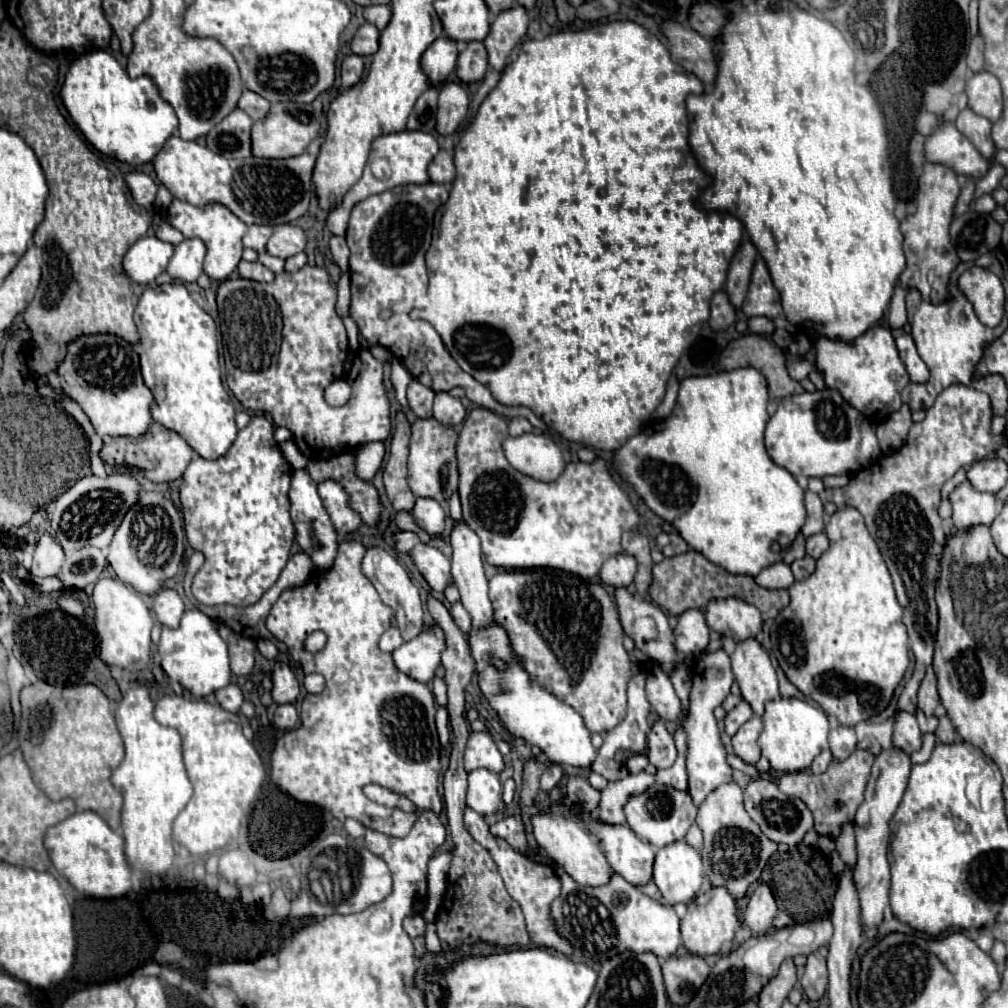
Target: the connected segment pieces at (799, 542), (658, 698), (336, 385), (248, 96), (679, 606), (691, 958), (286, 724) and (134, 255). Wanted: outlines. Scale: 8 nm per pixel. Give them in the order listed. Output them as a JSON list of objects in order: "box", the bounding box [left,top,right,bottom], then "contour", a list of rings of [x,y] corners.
[{"box":[784,535,806,563],"contour":[[[798,535],[796,541],[792,543],[792,547],[788,549],[788,553],[786,553],[786,557],[784,557],[784,563],[792,563],[792,561],[804,557],[804,555],[806,555],[806,549],[804,549],[804,537]]]},{"box":[646,667,682,721],"contour":[[[652,667],[646,679],[646,695],[654,711],[664,719],[664,721],[680,721],[682,719],[682,709],[680,709],[680,699],[674,693],[674,687],[668,679],[668,675],[660,667]]]},{"box":[326,379,350,407],"contour":[[[342,379],[334,381],[334,383],[326,389],[326,403],[328,403],[328,405],[338,407],[338,405],[344,405],[348,399],[350,399],[350,385],[348,385],[346,381],[342,381]]]},{"box":[238,89,270,121],"contour":[[[244,89],[242,97],[240,97],[240,101],[238,101],[238,107],[240,107],[242,111],[246,111],[254,121],[266,117],[266,113],[270,111],[270,103],[268,103],[264,97],[260,97],[258,93],[248,91],[248,89]]]},{"box":[648,551,790,615],"contour":[[[686,551],[684,555],[670,557],[670,559],[664,559],[662,563],[658,563],[658,565],[654,565],[654,569],[652,569],[652,583],[650,583],[648,595],[658,607],[662,607],[670,615],[682,615],[690,607],[704,609],[708,605],[708,601],[720,599],[720,597],[742,599],[742,601],[752,603],[754,607],[758,607],[762,613],[780,611],[790,601],[786,589],[774,589],[774,591],[762,589],[762,587],[758,587],[754,583],[752,577],[748,577],[748,575],[730,575],[722,567],[710,563],[698,551]]]},{"box":[662,955,710,1005],"contour":[[[682,955],[666,959],[662,963],[662,973],[670,1001],[676,1005],[684,1005],[694,997],[698,987],[706,981],[710,967],[698,955]]]},{"box":[274,703,298,729],"contour":[[[286,703],[286,705],[278,705],[276,713],[274,713],[274,725],[278,729],[294,729],[296,727],[296,721],[298,721],[298,711],[292,703]]]},{"box":[124,235,174,285],"contour":[[[154,235],[140,237],[124,257],[124,269],[128,277],[140,285],[150,285],[166,271],[166,265],[174,253],[174,245],[160,241]]]}]

